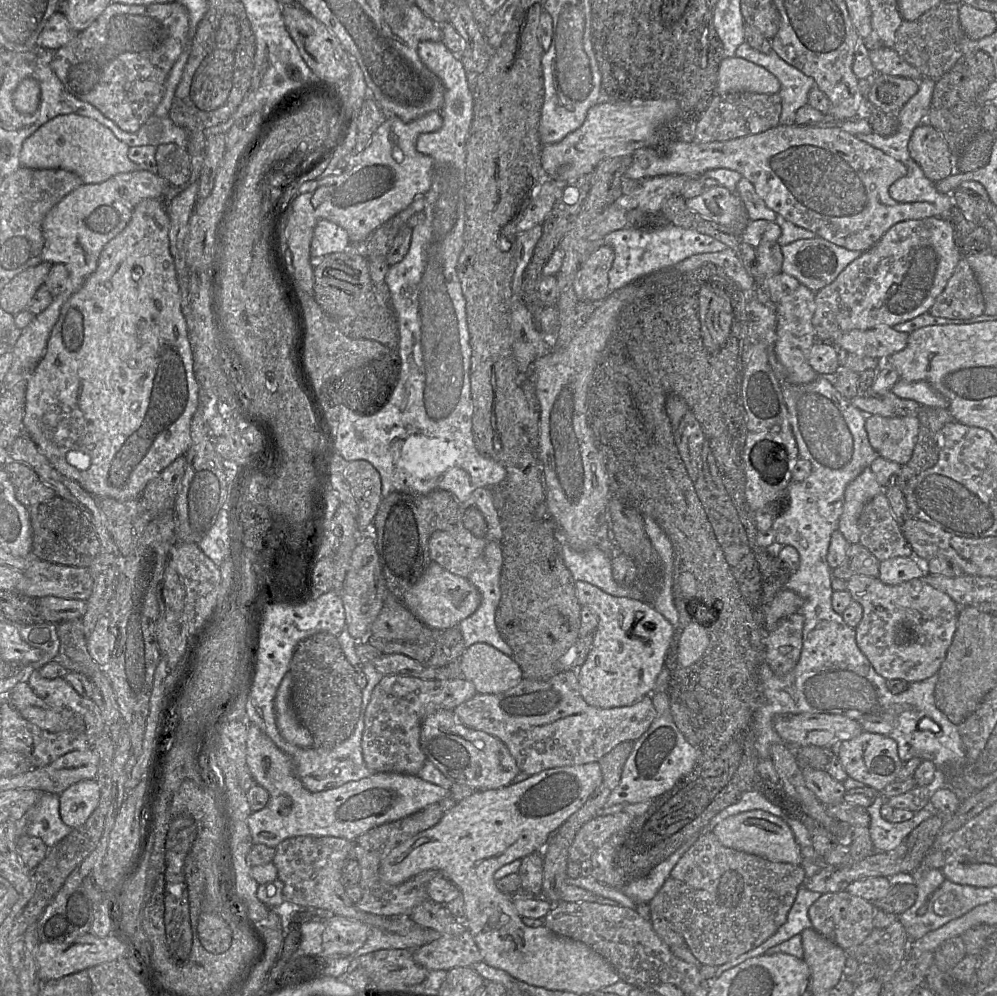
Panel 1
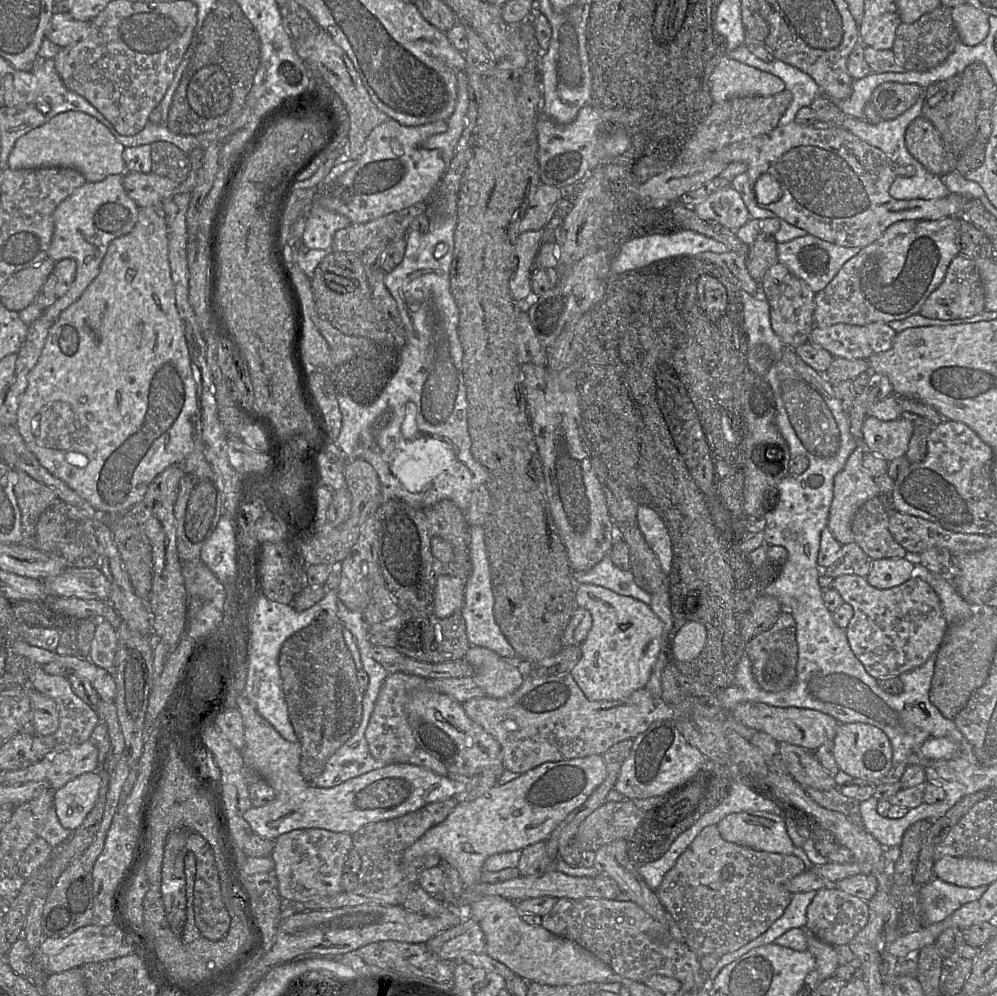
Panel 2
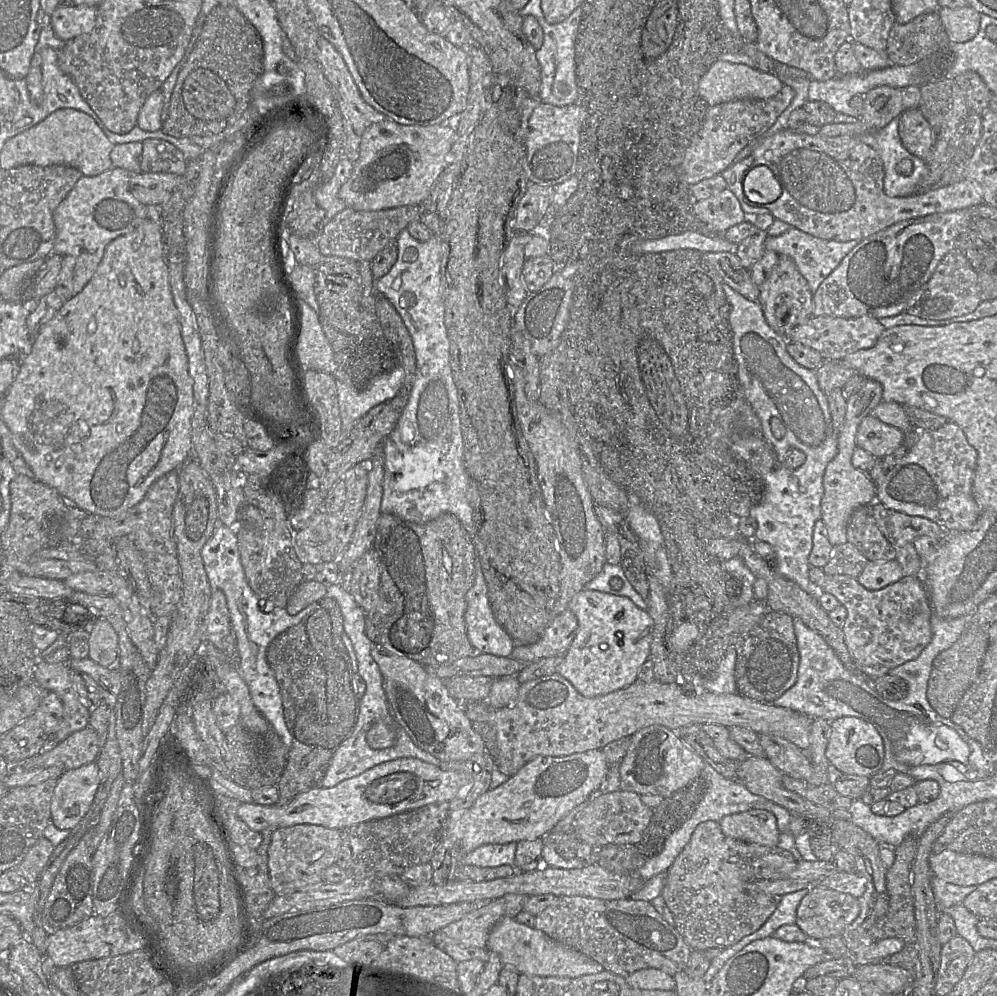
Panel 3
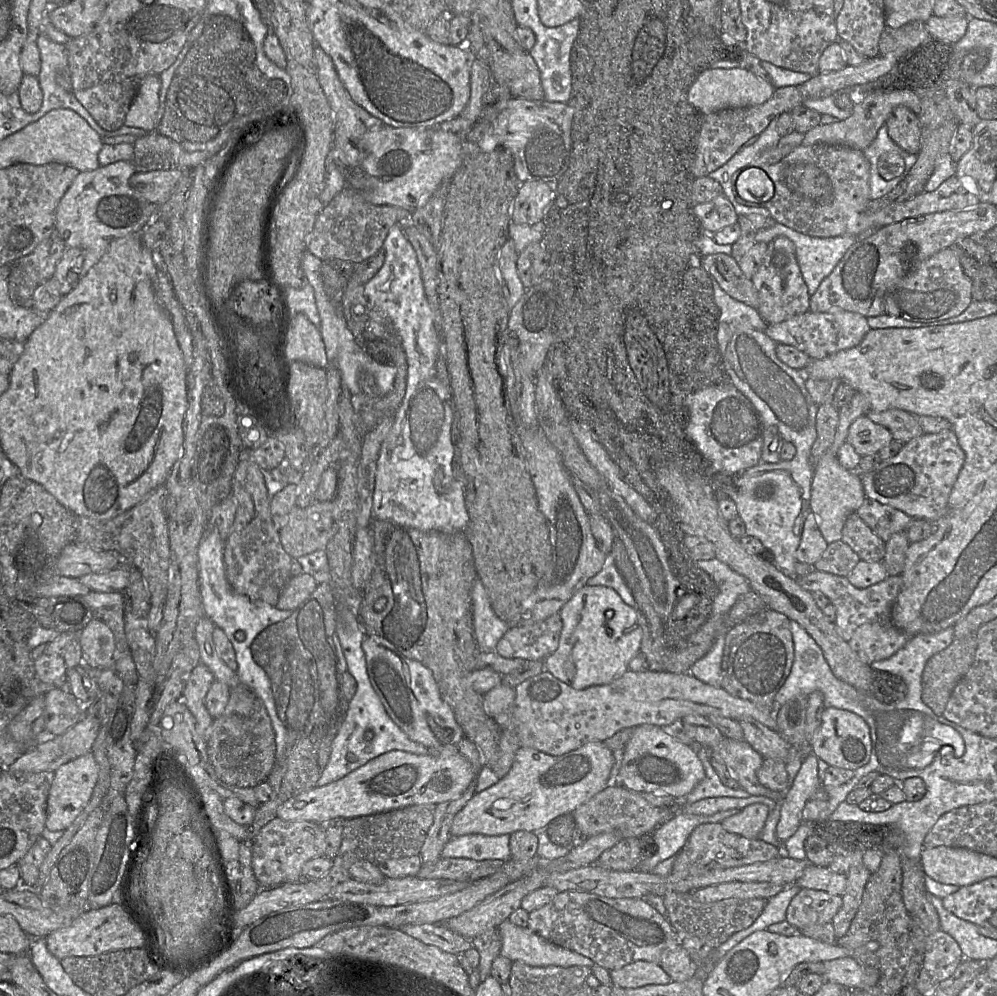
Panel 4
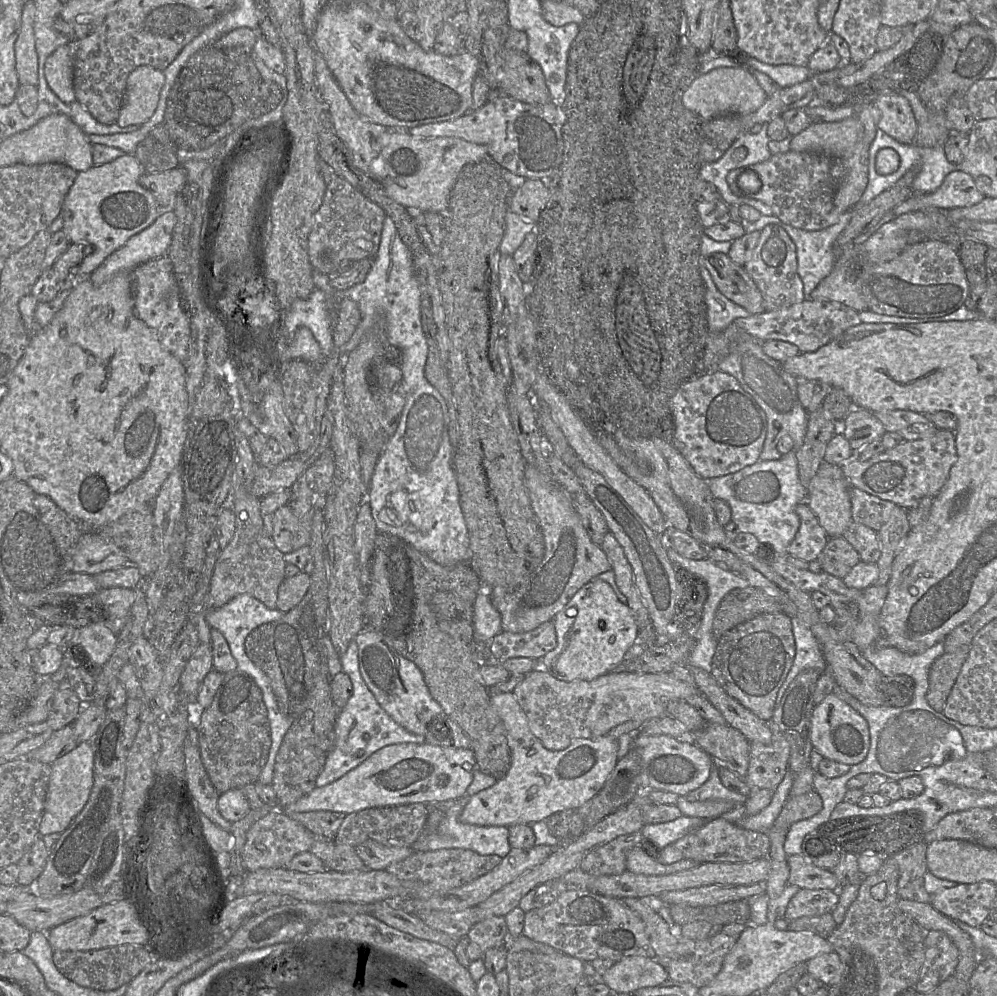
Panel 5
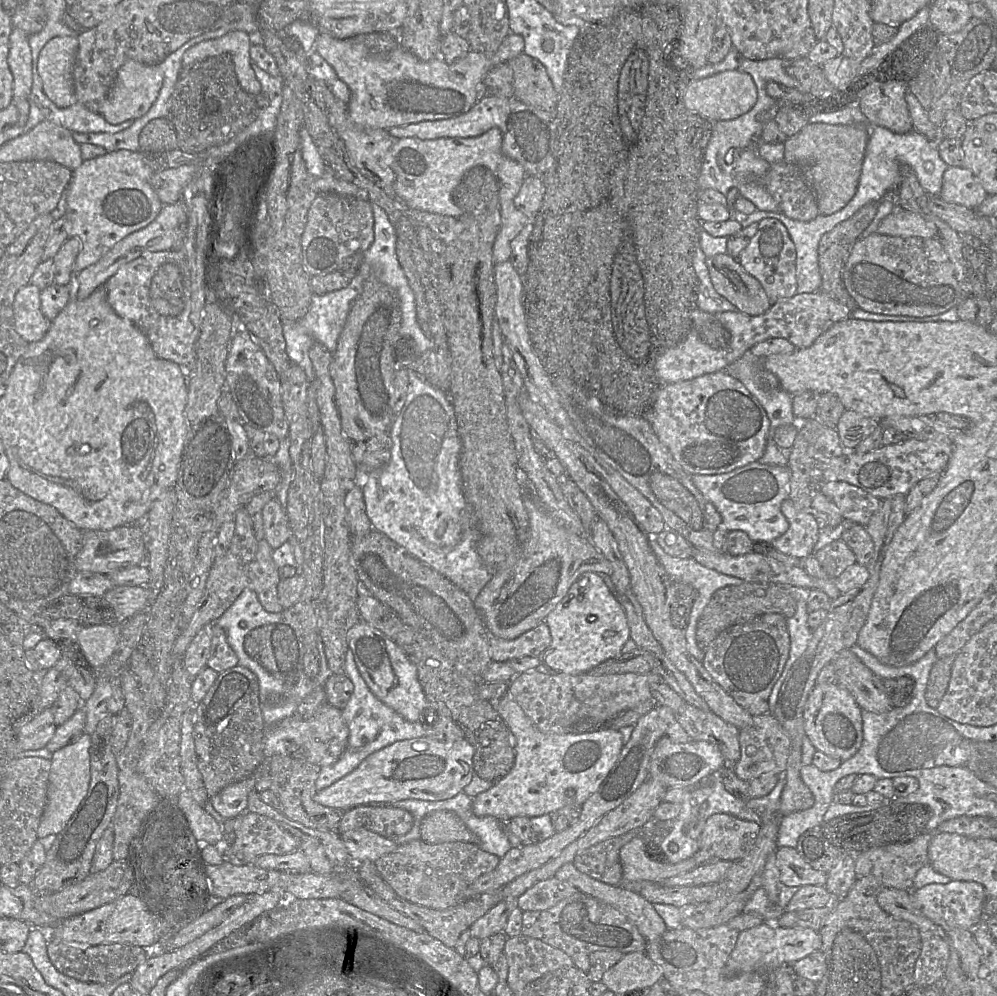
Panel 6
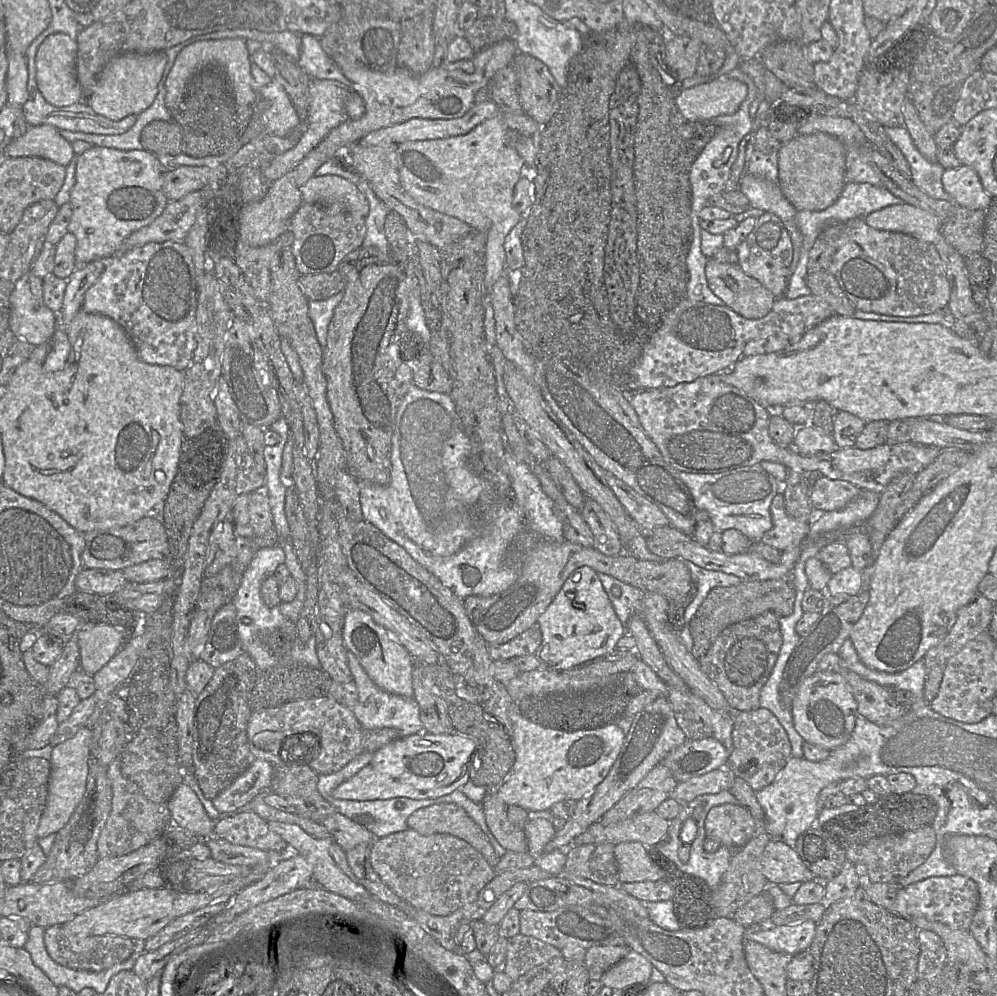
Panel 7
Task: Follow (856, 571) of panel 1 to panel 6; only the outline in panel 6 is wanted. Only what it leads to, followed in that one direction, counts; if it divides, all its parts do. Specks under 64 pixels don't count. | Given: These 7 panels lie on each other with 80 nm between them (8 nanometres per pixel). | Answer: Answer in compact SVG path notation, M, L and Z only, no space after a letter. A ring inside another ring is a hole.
M842 539L833 541L822 549L814 551L814 557L829 577L833 579L856 563L855 554Z

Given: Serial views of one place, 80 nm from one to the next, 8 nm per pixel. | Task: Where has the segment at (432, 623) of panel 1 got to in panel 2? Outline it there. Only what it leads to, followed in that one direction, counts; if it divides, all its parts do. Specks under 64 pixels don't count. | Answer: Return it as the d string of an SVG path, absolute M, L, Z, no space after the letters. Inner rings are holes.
M440 575L433 590L432 610L439 619L460 612L464 604L465 581L460 578Z

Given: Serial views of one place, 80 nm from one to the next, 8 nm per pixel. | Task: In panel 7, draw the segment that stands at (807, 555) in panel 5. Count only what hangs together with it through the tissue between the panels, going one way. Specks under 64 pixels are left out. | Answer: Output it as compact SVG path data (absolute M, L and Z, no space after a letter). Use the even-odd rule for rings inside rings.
M782 492L773 498L770 512L773 526L758 542L783 552L807 539L810 534L810 522L796 520L787 514Z

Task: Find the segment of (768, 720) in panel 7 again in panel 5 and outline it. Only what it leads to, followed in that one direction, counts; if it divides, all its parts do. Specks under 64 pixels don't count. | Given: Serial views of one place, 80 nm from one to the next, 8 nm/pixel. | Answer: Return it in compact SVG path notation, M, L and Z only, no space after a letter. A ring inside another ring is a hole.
M770 720L772 731L769 744L750 743L749 766L745 781L751 788L775 790L788 770L790 746L784 734Z

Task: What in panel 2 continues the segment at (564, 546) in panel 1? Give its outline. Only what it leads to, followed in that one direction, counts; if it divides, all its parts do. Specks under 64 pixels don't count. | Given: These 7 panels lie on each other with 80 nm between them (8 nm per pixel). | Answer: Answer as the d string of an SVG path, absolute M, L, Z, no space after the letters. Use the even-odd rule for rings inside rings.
M608 554L589 570L572 572L572 577L576 584L601 586L618 595L635 598L648 606L651 604L651 594L635 583L631 571L615 566Z

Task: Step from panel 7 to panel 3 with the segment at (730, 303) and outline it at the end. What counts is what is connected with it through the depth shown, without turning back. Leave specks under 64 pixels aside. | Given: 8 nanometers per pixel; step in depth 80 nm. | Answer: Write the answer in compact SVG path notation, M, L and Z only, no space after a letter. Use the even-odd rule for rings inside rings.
M703 252L724 283L746 299L757 302L759 287L753 282L749 270L743 267L734 252Z

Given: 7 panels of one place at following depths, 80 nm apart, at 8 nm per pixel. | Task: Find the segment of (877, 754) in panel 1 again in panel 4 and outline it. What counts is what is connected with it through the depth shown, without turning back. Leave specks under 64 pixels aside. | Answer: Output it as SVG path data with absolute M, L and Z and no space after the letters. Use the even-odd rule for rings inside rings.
M825 708L821 724L811 739L811 752L829 766L856 770L870 760L872 740L866 721L859 715L843 709Z

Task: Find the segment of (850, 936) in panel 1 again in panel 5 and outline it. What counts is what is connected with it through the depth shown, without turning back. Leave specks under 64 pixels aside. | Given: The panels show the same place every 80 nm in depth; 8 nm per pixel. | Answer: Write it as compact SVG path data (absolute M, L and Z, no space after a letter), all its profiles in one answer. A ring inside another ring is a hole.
M801 888L789 901L784 918L788 921L832 912L839 900L838 891Z

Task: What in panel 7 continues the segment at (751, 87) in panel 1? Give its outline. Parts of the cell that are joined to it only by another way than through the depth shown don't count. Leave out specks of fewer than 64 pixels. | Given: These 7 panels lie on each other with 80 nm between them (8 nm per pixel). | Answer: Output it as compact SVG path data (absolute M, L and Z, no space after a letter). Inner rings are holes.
M719 76L683 89L676 98L676 105L687 120L707 121L736 113L747 93L745 83L729 76Z

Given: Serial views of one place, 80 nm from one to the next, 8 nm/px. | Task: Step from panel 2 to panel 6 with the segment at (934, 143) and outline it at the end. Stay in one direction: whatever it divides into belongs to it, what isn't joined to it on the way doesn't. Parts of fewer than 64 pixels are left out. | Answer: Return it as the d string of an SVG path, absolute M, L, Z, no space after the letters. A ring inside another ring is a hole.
M899 80L874 81L861 90L856 105L867 118L867 123L881 126L898 134L904 134L913 130L906 102L908 83Z

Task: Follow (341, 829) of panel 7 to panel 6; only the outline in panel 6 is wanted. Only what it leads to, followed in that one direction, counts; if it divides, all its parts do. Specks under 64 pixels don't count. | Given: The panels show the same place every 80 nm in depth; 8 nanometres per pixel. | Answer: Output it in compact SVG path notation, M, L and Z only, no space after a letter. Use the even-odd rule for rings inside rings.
M366 829L341 833L340 838L351 856L351 864L363 861L375 862L399 846L394 840Z

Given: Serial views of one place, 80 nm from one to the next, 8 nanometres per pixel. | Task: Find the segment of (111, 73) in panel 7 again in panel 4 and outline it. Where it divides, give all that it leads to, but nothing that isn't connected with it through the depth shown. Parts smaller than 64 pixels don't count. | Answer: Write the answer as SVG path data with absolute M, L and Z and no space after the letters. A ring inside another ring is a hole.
M147 75L139 83L137 94L126 114L124 125L157 132L155 117L160 103L159 75Z

